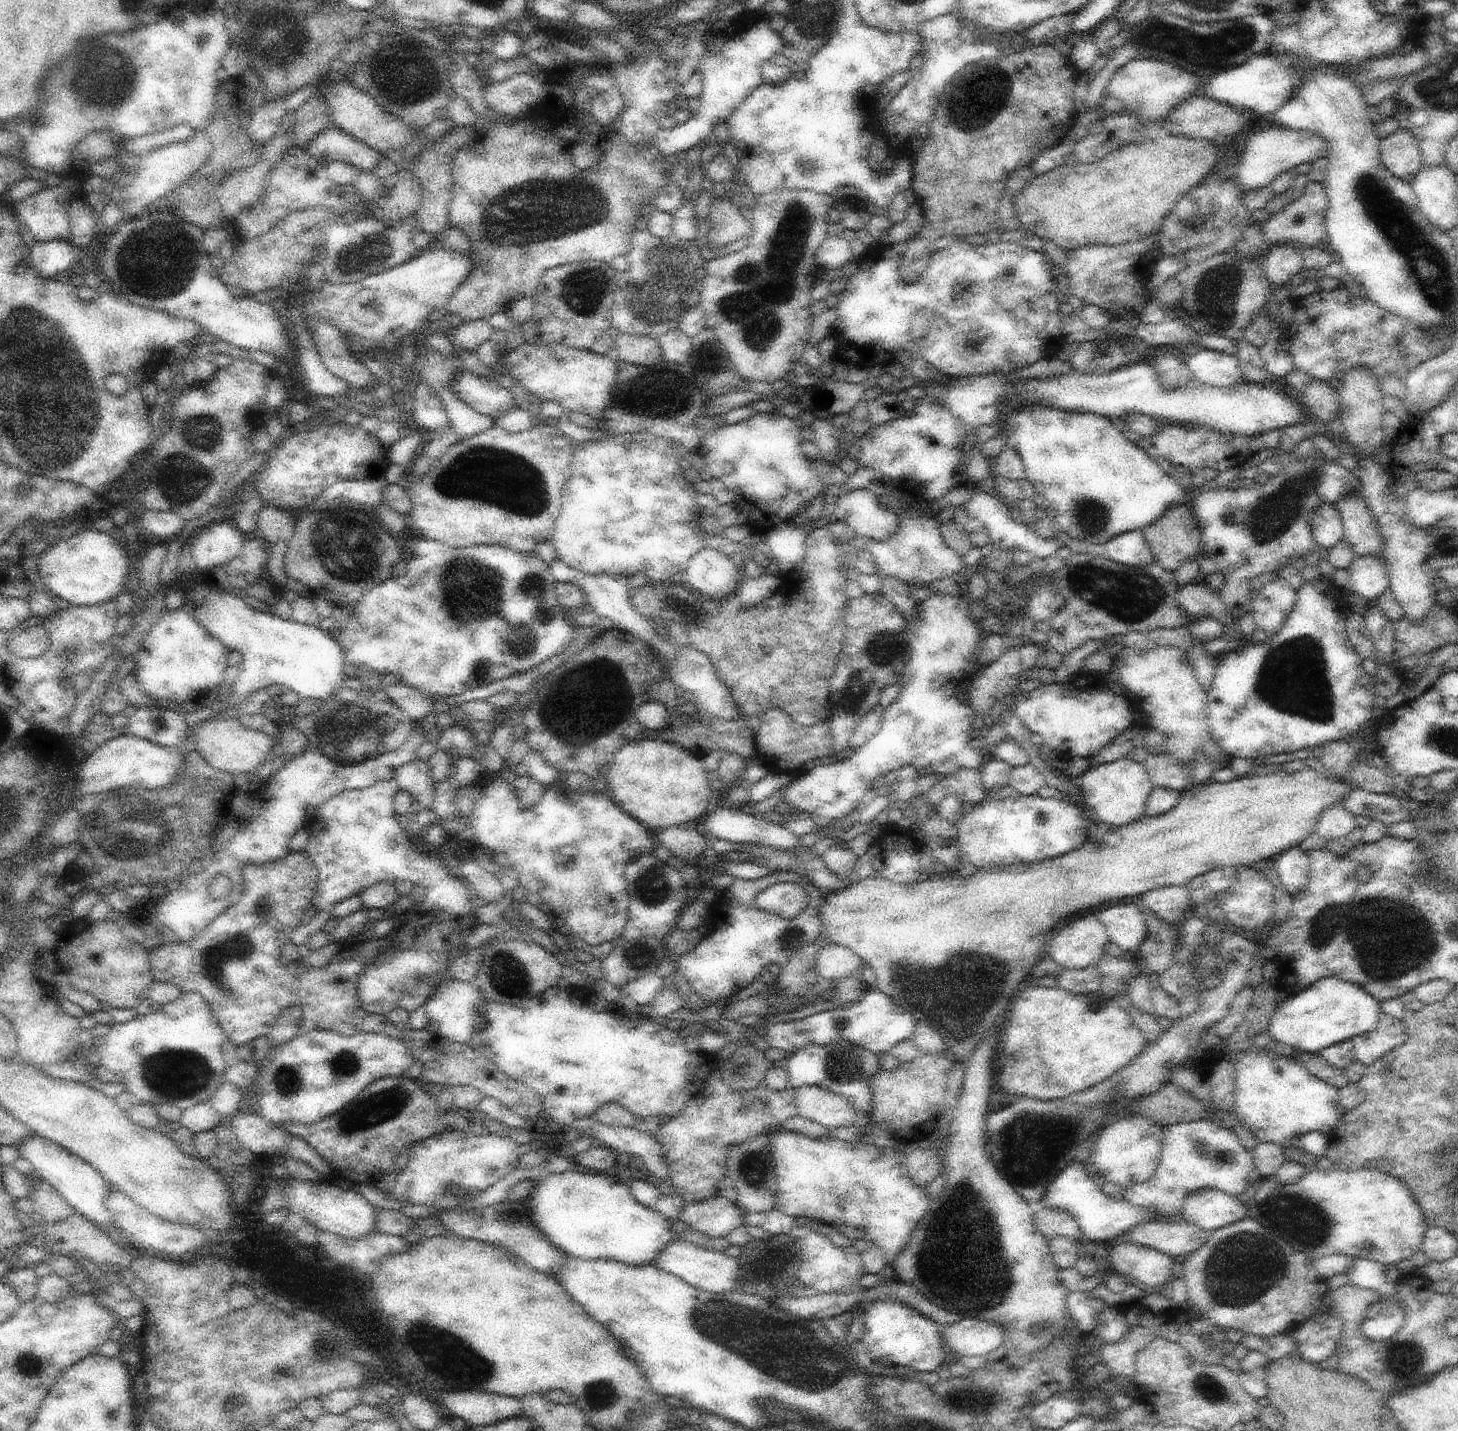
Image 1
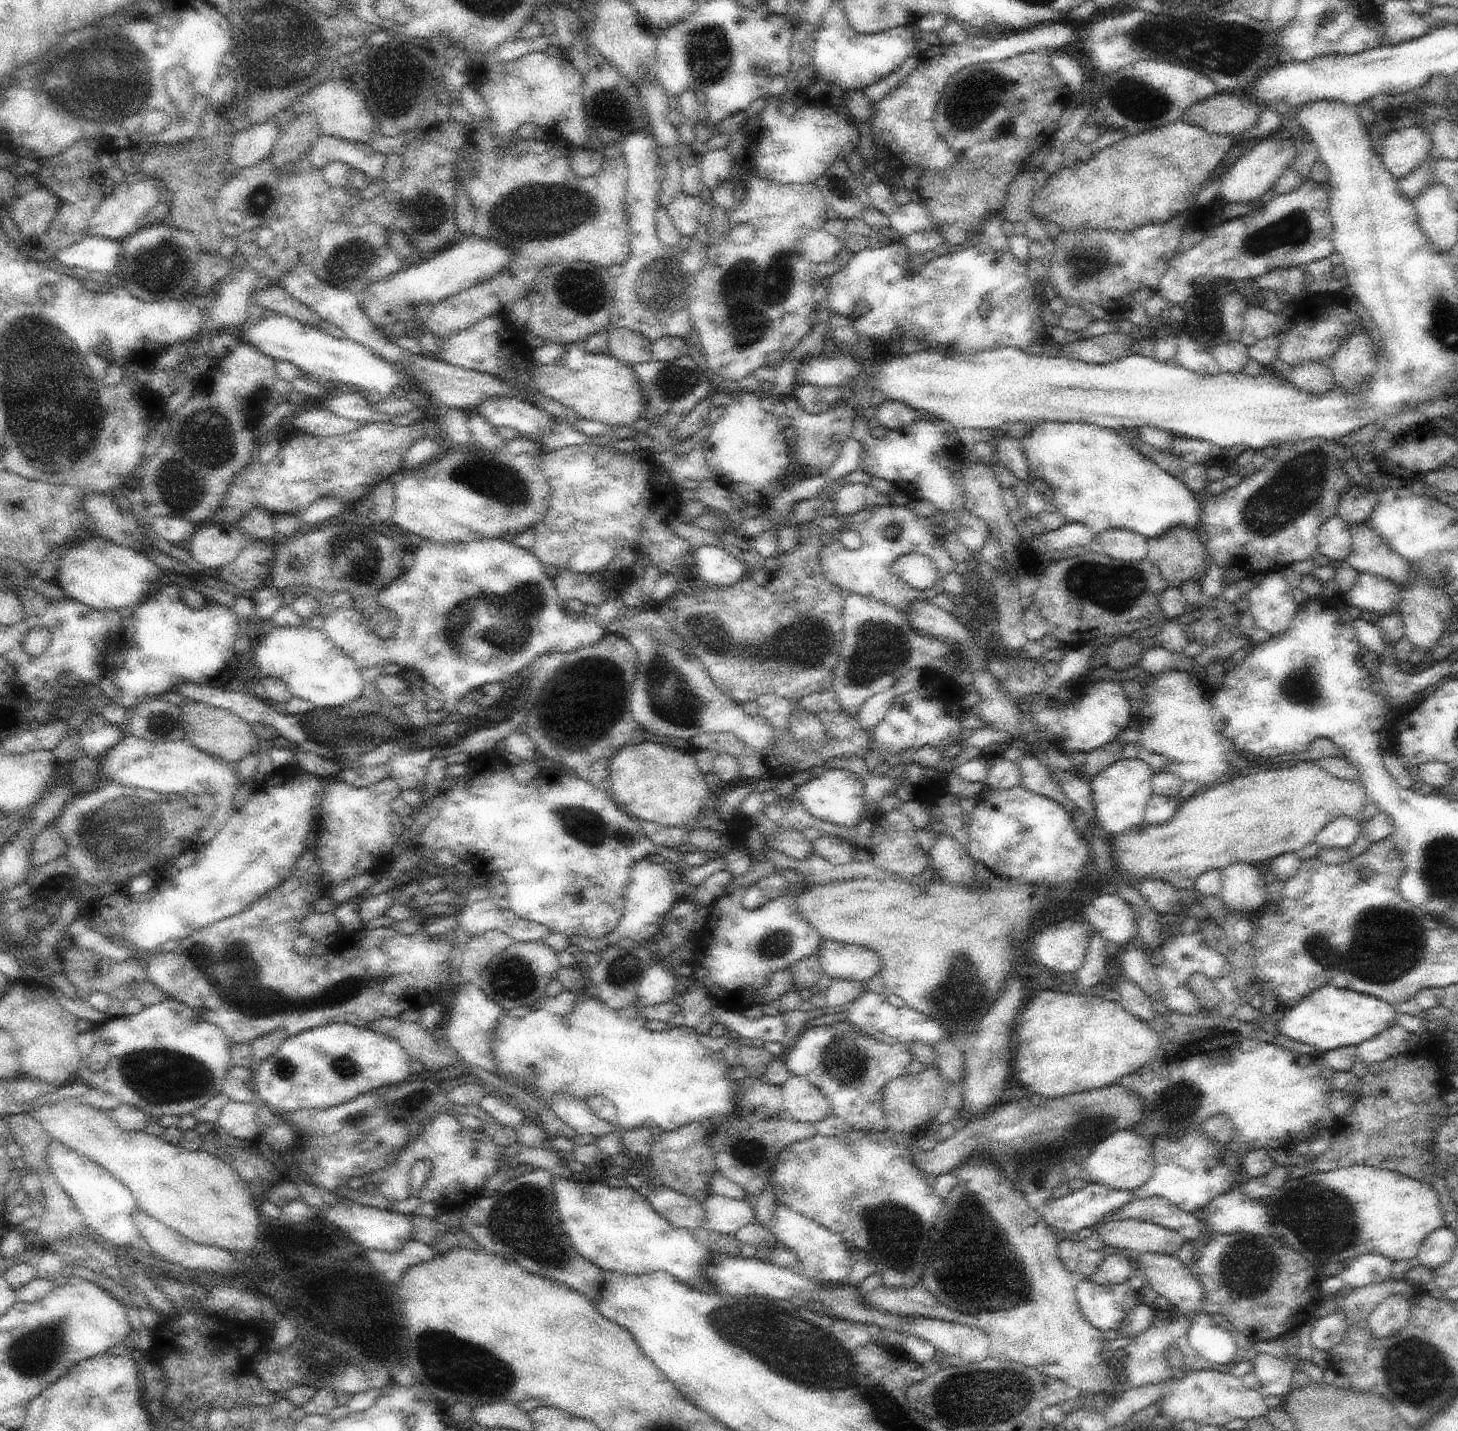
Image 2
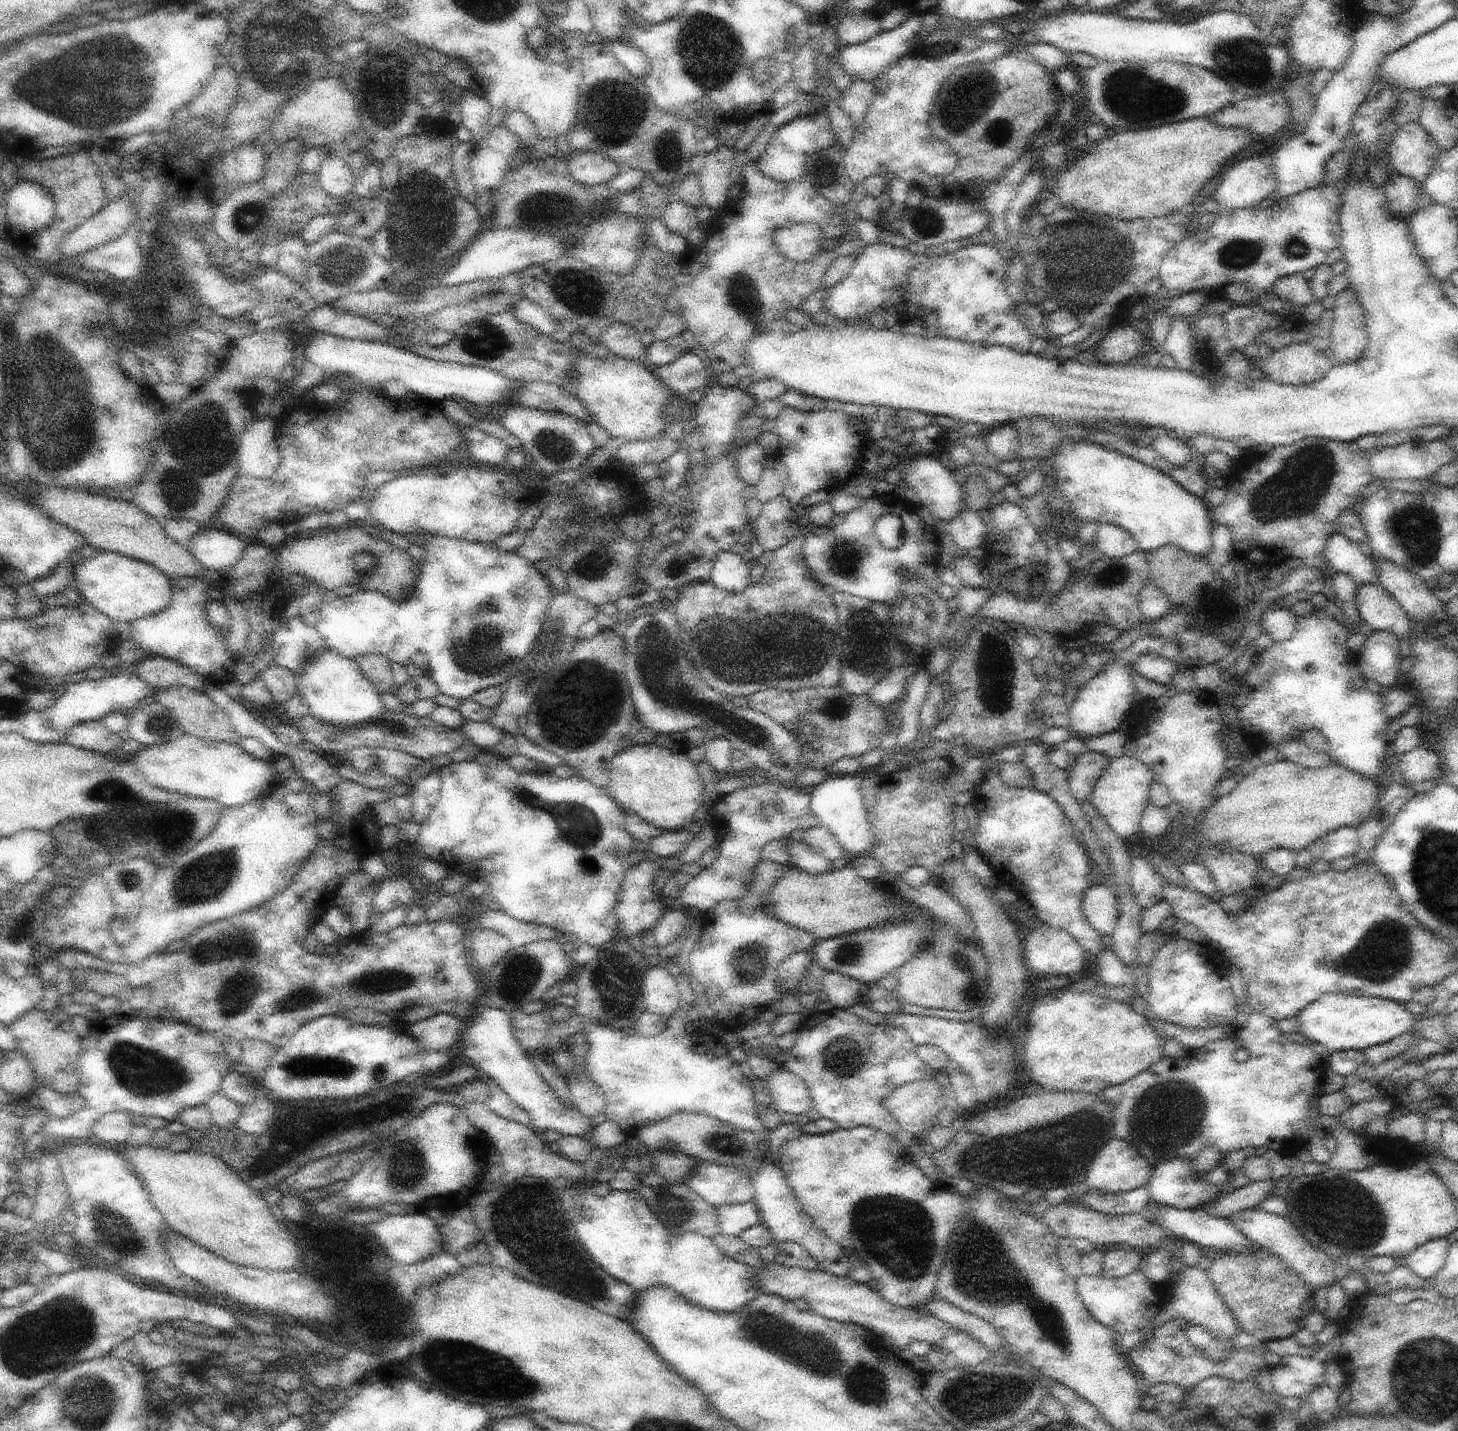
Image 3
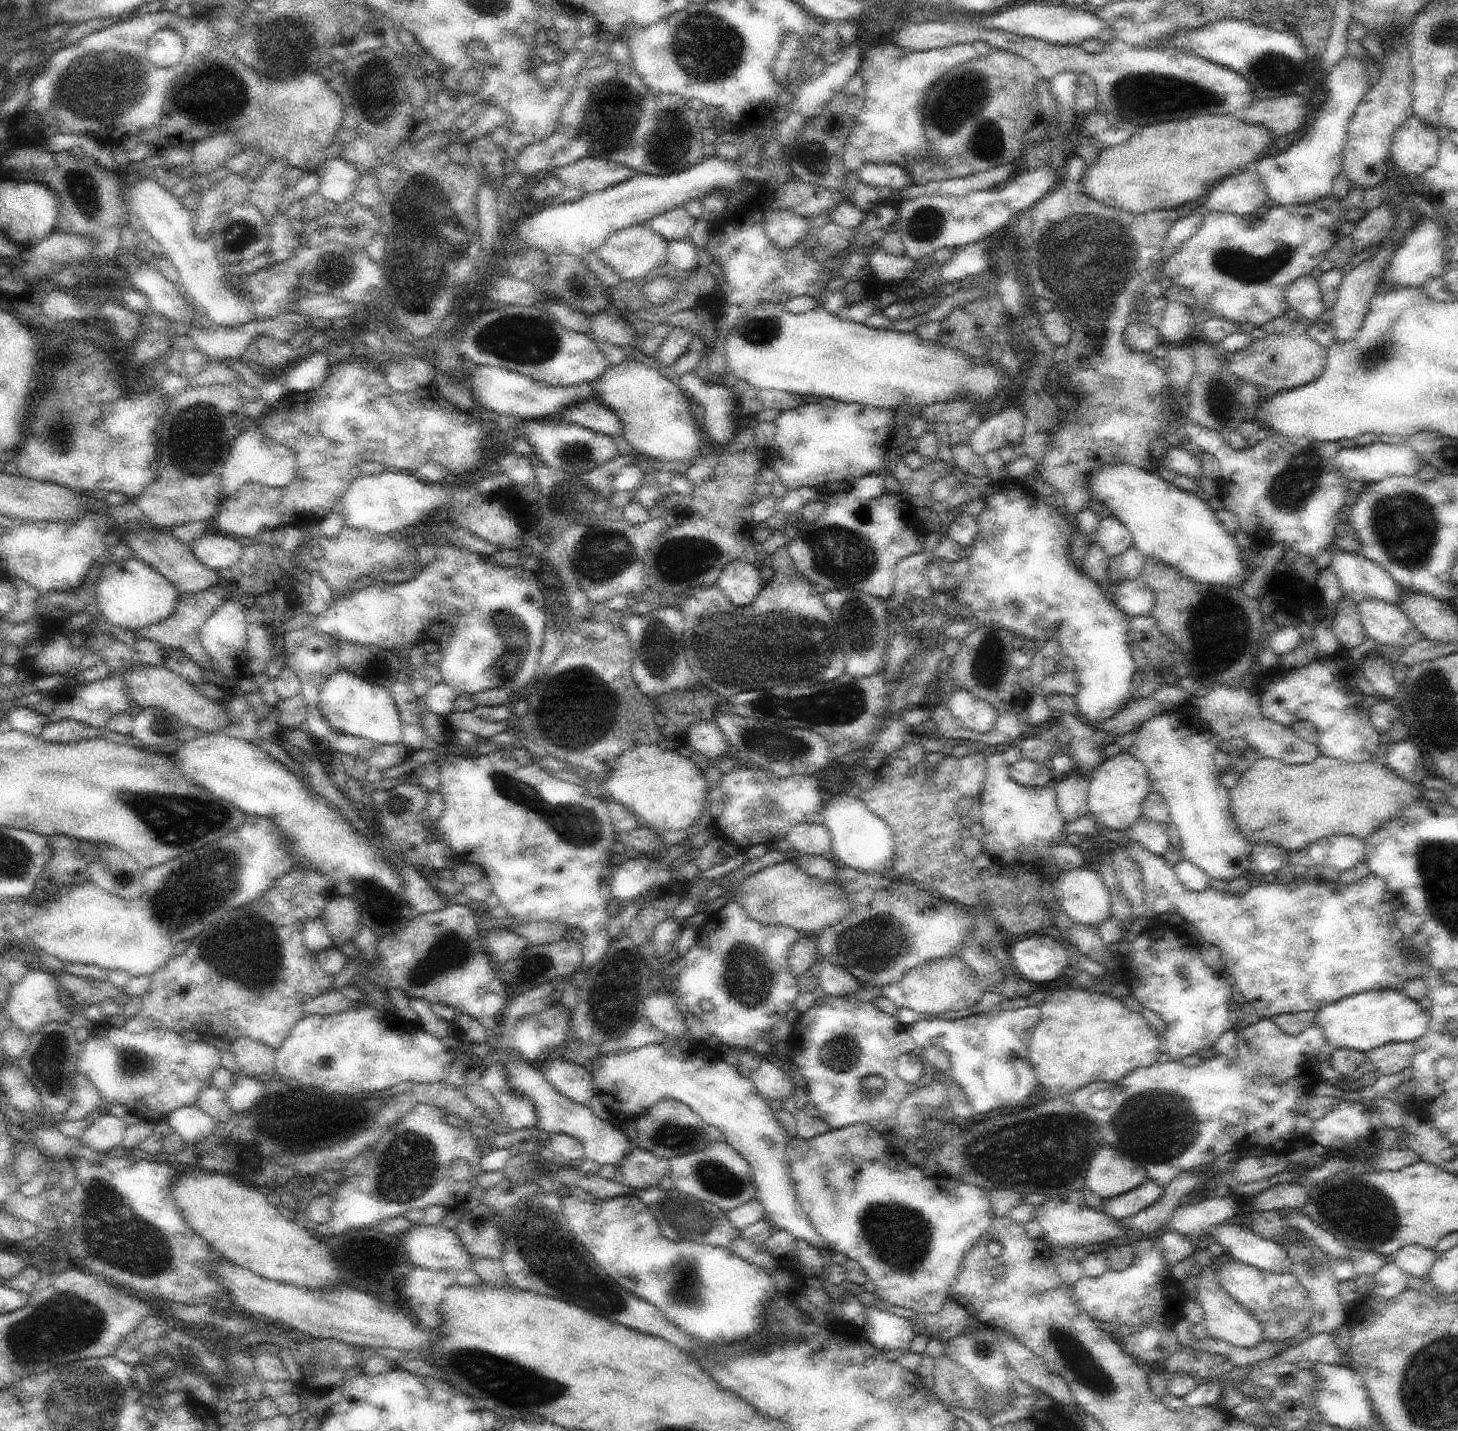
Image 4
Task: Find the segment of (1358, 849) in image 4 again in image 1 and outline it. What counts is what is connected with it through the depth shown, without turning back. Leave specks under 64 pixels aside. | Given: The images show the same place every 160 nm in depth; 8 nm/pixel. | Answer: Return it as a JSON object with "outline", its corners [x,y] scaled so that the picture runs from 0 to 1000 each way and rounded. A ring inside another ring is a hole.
{"outline":[[[916,562],[905,570],[902,581],[910,588],[915,587],[926,583],[931,578],[930,572],[922,563]]]}

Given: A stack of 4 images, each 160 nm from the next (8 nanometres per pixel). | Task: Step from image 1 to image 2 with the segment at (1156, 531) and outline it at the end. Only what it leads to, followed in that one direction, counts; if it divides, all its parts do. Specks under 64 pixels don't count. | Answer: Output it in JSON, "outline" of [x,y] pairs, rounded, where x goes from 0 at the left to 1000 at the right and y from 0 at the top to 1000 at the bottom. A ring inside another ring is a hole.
{"outline":[[[808,367],[796,375],[787,377],[787,391],[795,397],[802,410],[809,410],[818,405],[824,405],[828,400],[829,389],[826,377],[822,370]],[[824,376],[824,377],[823,377]]]}

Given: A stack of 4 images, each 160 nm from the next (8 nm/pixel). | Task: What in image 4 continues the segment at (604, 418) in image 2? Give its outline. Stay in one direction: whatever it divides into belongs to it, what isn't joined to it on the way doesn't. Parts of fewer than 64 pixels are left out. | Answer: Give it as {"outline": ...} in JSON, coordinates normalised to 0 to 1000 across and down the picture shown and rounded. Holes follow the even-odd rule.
{"outline":[[[432,245],[425,255],[418,256],[409,266],[408,278],[416,284],[425,294],[427,298],[426,305],[433,312],[433,314],[442,319],[447,319],[453,323],[471,324],[480,321],[484,308],[486,308],[483,301],[479,300],[476,296],[473,277],[464,268],[461,263],[451,260],[440,252],[438,245]]]}

